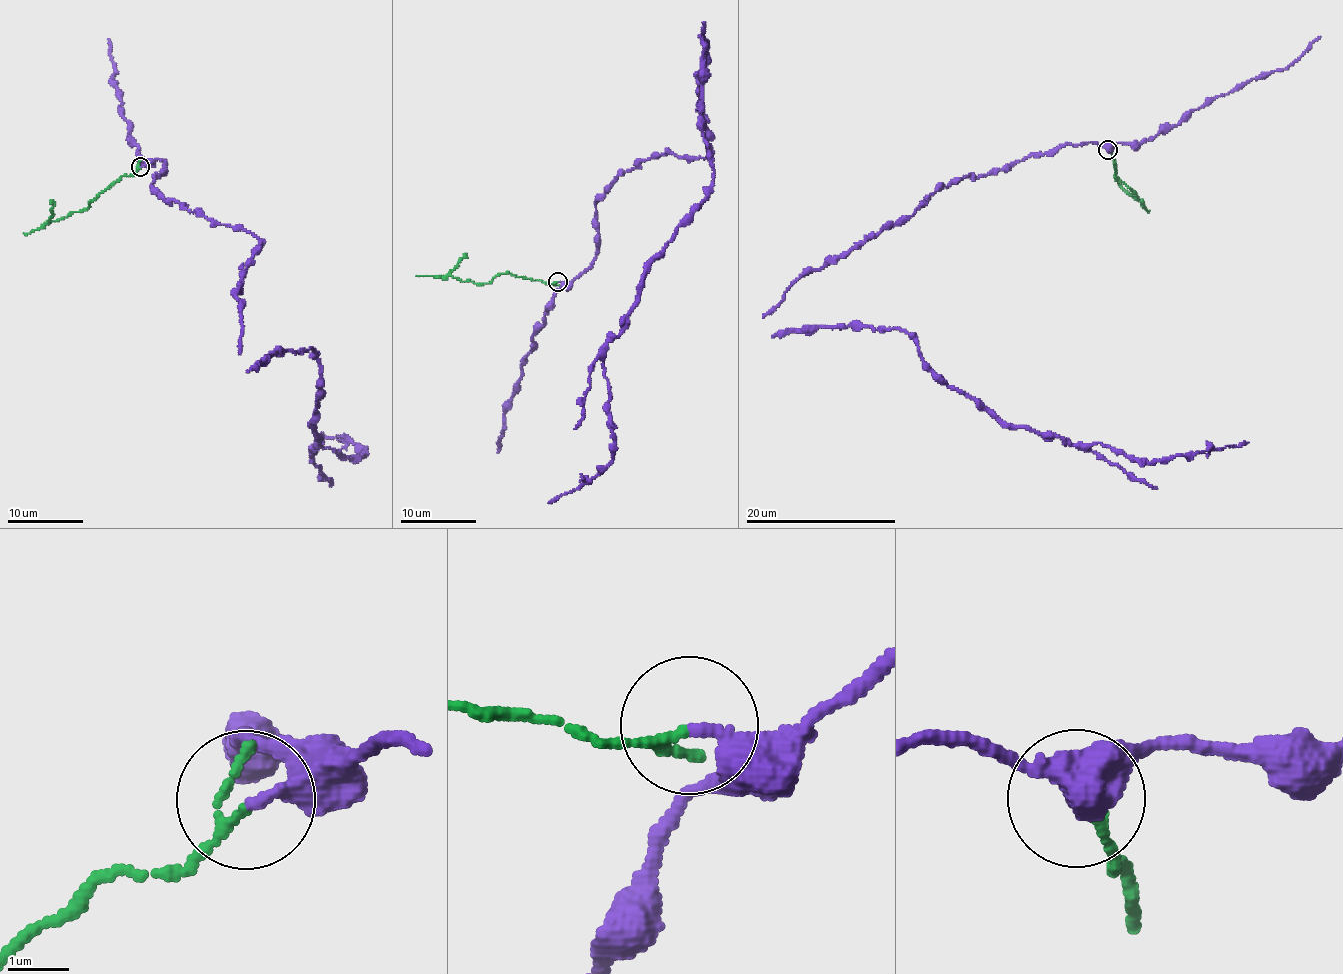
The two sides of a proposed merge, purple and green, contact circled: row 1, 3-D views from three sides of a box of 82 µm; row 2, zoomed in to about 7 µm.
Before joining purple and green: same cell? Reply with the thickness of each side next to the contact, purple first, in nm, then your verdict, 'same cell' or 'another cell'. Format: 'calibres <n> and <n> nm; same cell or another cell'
calibres 240 and 110 nm; another cell

